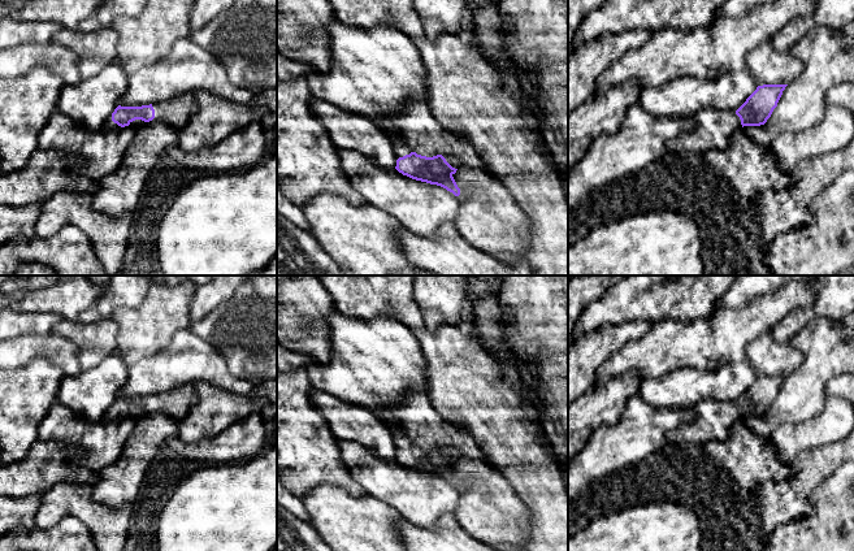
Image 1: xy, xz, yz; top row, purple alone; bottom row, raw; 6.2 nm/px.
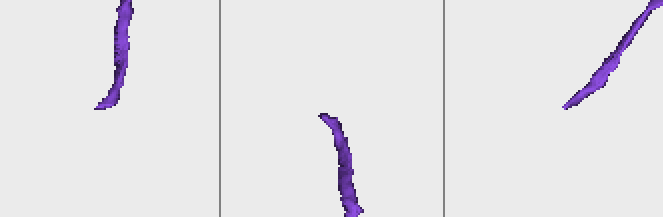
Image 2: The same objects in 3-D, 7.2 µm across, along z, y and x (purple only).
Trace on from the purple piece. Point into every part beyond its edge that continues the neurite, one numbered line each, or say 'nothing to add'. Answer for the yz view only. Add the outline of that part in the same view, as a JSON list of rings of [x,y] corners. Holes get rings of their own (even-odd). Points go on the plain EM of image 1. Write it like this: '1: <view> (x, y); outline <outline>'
1: yz (712, 420); outline [[[701,400],[694,408],[694,418],[667,434],[668,447],[707,444],[711,441],[728,438],[731,428],[742,418],[736,402]]]

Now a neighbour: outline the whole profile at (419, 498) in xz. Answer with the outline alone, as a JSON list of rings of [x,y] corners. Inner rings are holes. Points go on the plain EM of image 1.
[[[337,443],[346,468],[365,494],[390,506],[403,520],[434,529],[441,516],[456,512],[460,493],[446,480],[381,459],[359,443]]]

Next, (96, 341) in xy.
[[[112,317],[91,324],[61,318],[52,333],[69,339],[77,347],[77,357],[86,370],[97,366],[116,351],[117,330],[117,322]]]

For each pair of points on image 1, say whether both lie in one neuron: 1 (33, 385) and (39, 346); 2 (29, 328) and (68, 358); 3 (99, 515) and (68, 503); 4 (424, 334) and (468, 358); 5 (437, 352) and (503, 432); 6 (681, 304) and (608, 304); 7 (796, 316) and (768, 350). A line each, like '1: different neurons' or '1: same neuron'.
1: different neurons
2: different neurons
3: same neuron
4: same neuron
5: same neuron
6: same neuron
7: different neurons

